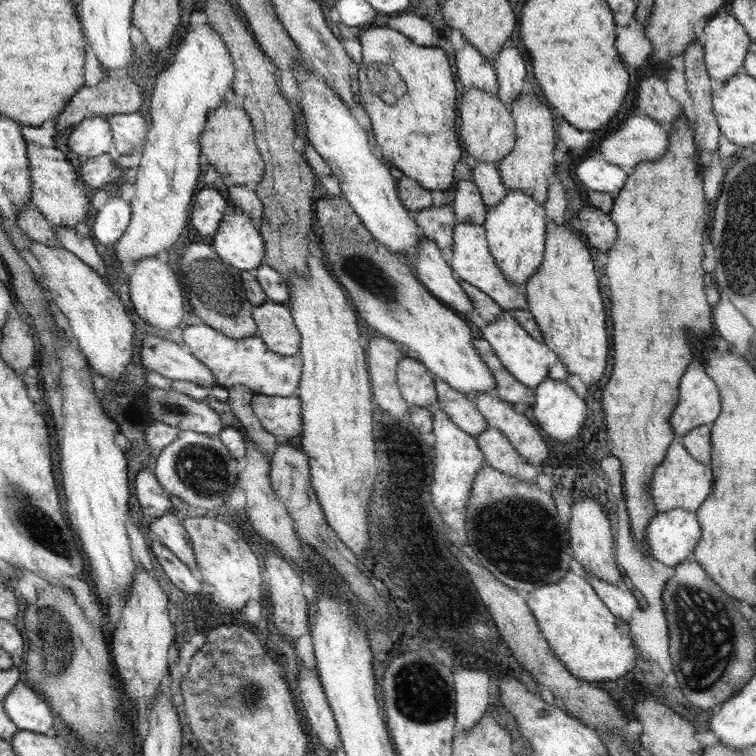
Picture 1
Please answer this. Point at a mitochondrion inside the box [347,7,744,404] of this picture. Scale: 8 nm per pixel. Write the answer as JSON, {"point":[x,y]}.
{"point":[396,87]}

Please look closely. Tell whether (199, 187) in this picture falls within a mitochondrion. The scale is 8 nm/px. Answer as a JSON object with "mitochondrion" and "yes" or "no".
{"mitochondrion":"no"}

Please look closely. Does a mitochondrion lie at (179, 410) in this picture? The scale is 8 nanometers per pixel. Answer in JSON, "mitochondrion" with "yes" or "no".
{"mitochondrion":"yes"}

